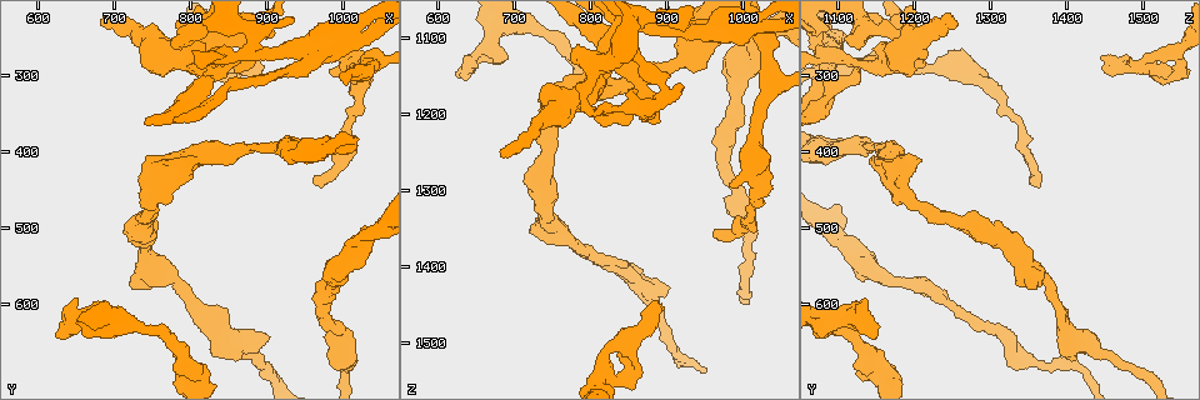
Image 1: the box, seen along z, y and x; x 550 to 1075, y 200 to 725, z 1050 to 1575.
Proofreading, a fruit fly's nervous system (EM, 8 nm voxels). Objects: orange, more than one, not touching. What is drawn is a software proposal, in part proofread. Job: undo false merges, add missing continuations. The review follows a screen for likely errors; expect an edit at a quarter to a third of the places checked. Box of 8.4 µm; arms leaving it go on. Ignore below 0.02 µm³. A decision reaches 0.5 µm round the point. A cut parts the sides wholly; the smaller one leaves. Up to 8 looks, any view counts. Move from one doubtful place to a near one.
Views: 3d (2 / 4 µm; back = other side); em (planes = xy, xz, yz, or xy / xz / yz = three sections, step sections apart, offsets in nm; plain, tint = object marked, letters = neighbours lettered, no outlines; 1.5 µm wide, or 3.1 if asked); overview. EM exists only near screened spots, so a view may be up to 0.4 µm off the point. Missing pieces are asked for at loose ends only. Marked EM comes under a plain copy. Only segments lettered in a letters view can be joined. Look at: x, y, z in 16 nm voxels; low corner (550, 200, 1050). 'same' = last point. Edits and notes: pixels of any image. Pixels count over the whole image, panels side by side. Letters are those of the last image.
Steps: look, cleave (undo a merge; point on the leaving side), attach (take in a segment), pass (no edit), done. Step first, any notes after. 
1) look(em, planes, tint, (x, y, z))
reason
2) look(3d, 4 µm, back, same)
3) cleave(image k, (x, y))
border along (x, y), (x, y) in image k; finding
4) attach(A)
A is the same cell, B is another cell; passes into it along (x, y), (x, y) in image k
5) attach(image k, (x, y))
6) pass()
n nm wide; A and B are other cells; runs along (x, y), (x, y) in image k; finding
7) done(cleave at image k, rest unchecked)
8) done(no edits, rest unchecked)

look(3d, 4 µm, (620, 635, 1145))
free end

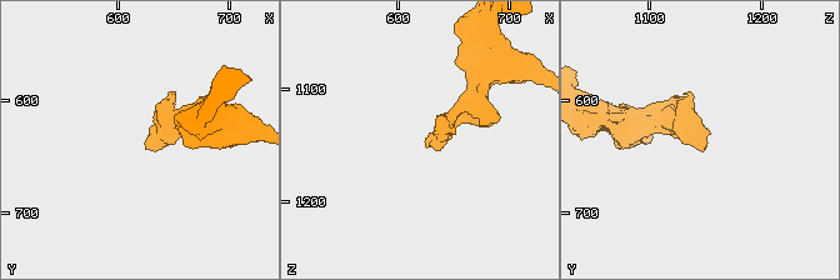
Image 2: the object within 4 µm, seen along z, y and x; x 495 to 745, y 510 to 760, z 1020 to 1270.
look(em, planes, letters, (622, 640, 1148))
now the EM

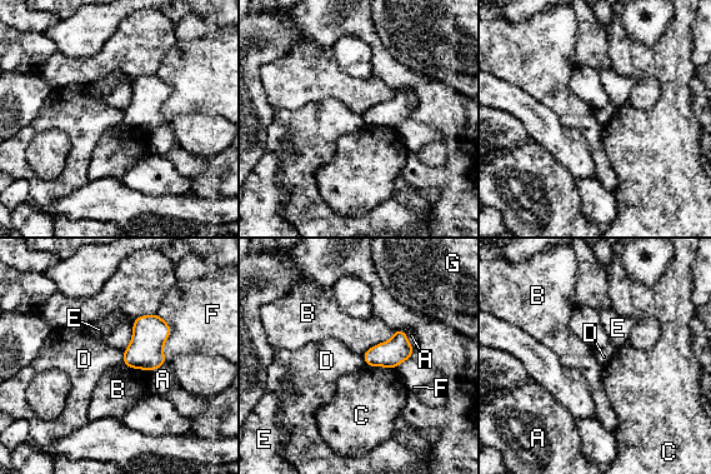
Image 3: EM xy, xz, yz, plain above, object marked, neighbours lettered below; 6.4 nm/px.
pass()
A, B, C, D, E, F and G are other cells; border along (123, 350), (124, 362) in image 3; no lettered segment goes on from it

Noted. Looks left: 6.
look(3d, 2 µm, (720, 575, 1355))
free end

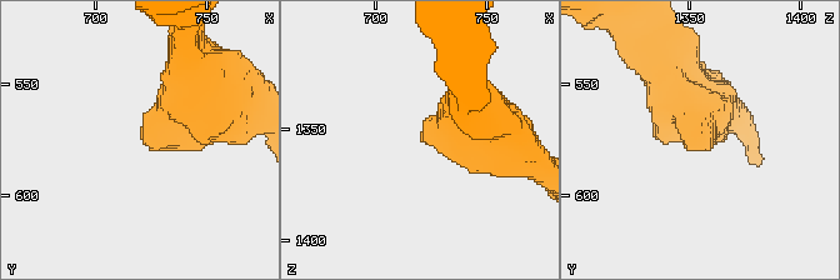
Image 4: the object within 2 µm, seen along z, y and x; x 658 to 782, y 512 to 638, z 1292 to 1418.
look(em, yz, step 4, letters, (719, 573, 1355))
shape alone is not enough

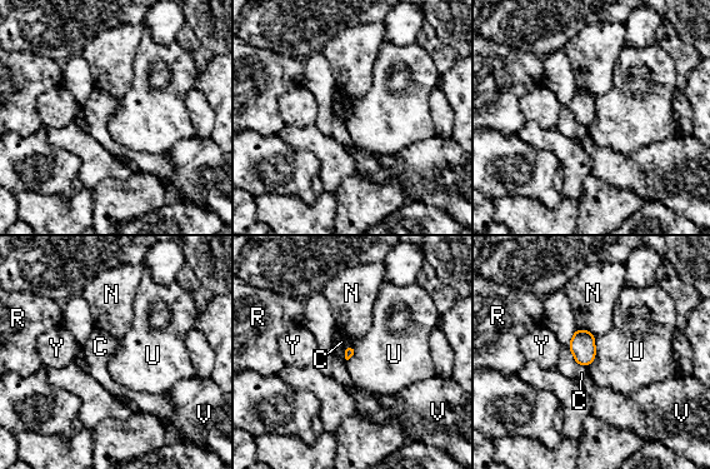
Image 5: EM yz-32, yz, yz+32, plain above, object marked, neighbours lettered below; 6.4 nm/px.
pass()
C, N, R, U, V and Y are other cells; border along (596, 338), (595, 358), (586, 367) in image 5; no lettered segment goes on from it

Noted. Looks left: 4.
look(3d, 2 µm, (965, 445, 1365))

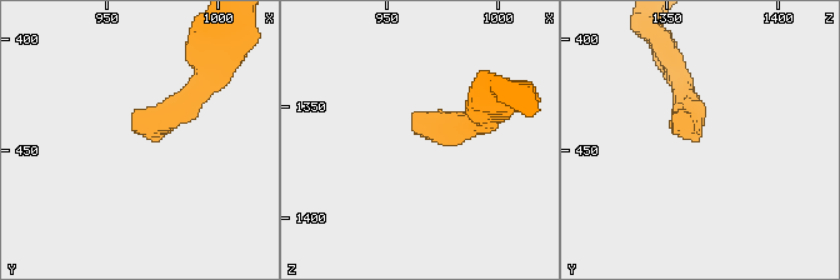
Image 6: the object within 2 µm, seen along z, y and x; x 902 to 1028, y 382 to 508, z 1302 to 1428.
look(em, xy, step 4, letters, (963, 442, 1361))
shape alone is not enough

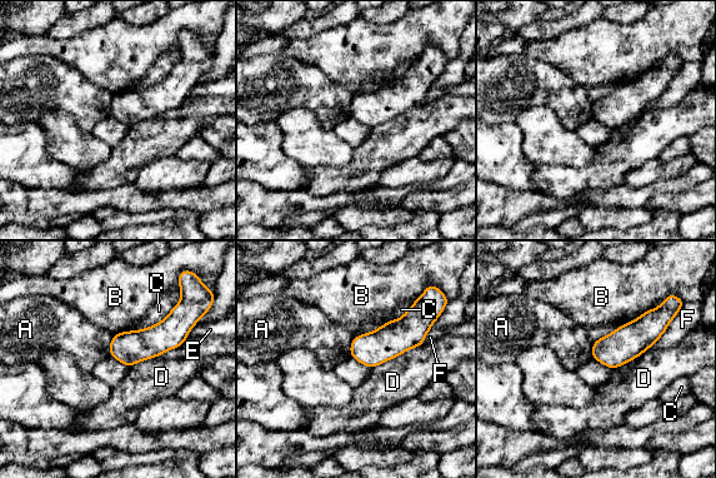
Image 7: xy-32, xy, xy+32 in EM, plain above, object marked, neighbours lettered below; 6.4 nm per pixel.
look(em, planes, letters, same)
cut it another way

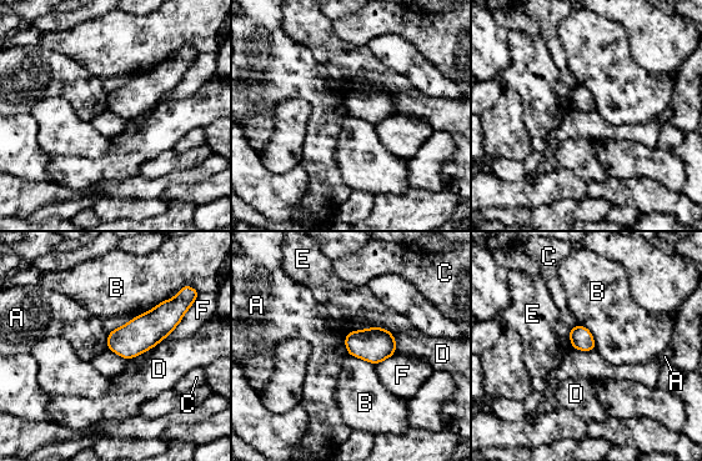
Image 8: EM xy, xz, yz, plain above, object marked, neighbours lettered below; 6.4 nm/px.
pass()
A, B, C, D, E and F are other cells; border along (346, 332), (345, 347), (349, 354) in image 8; no lettered segment goes on from it

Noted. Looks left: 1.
done(no edits, rest unchecked)

